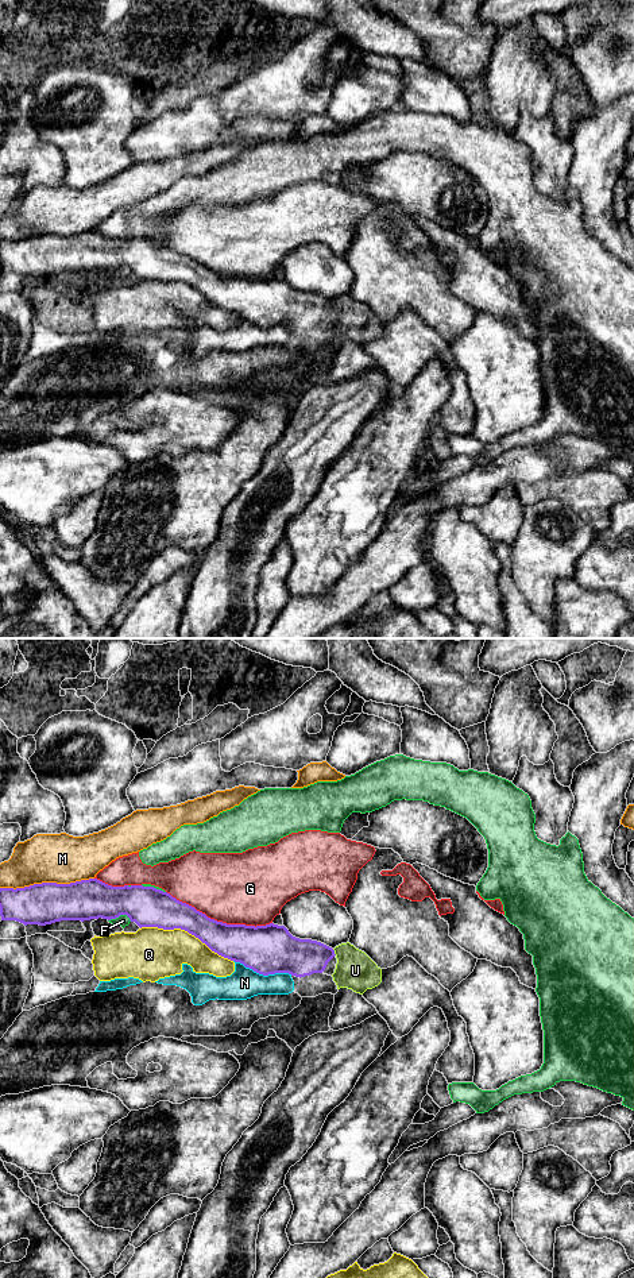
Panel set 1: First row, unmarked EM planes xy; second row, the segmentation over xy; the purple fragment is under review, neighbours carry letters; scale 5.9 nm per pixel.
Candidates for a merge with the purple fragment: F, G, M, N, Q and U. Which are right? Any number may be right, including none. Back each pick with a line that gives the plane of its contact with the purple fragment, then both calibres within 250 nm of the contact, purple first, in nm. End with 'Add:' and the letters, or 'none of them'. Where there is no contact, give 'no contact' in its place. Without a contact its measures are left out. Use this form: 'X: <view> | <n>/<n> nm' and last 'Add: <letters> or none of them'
U: xy | 220/220 nm
Add: U

